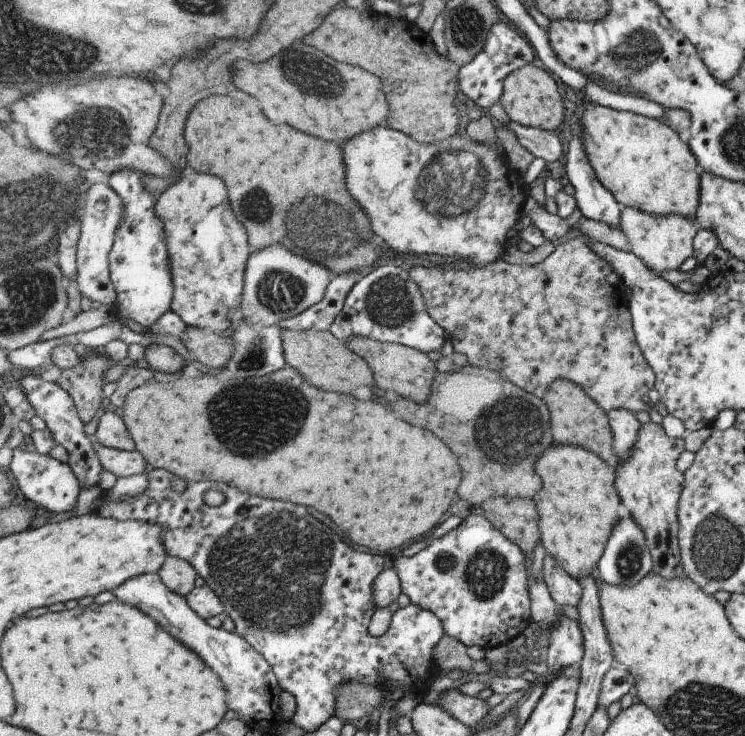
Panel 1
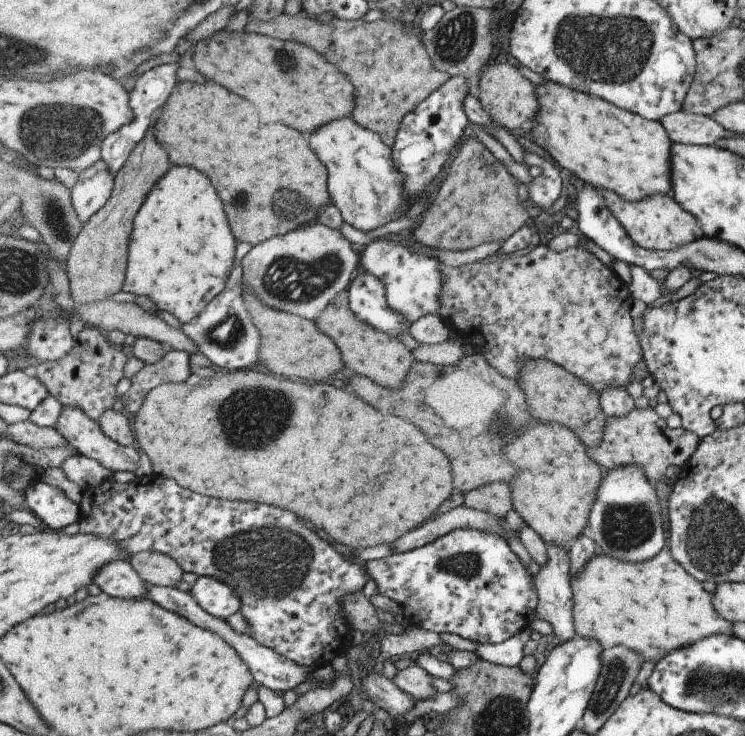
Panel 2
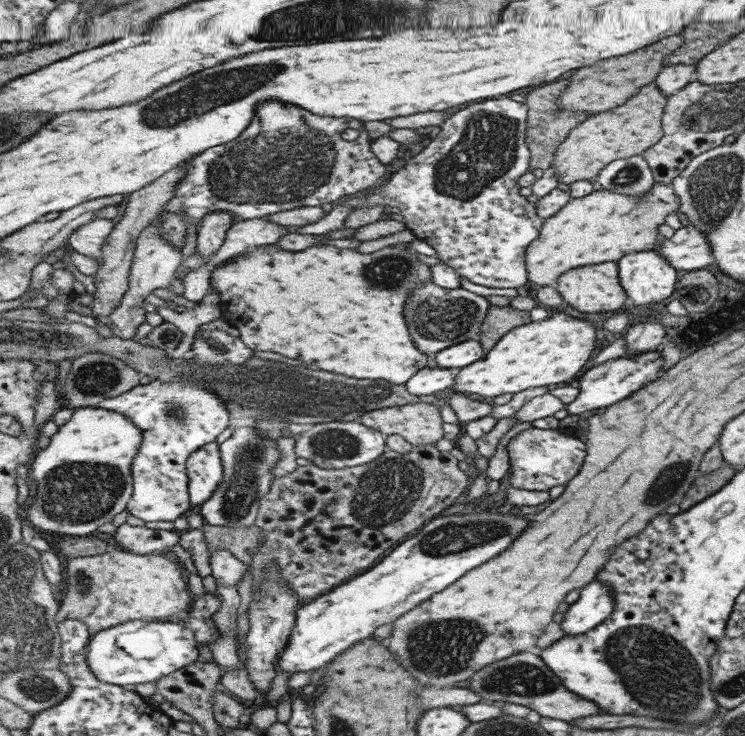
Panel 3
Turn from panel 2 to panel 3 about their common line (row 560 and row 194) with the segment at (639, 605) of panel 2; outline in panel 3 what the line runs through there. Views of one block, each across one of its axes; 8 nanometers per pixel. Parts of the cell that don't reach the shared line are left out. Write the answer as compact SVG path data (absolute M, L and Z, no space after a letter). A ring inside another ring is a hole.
M653 182L651 190L641 196L633 198L627 194L617 194L611 190L597 190L585 198L572 198L571 202L552 218L545 220L541 236L528 249L525 261L528 264L528 280L535 282L542 287L559 282L561 274L571 271L574 268L588 267L594 264L619 262L633 252L652 251L659 243L659 227L664 224L668 214L676 212L680 207L679 198L673 193L672 184L659 184Z

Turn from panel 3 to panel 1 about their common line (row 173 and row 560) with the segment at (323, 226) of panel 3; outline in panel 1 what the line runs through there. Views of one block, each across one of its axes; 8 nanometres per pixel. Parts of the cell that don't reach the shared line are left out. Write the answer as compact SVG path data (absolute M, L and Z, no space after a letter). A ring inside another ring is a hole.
M471 514L453 532L433 540L416 555L395 558L392 567L399 572L403 594L409 598L410 604L437 614L437 618L444 622L444 635L464 642L469 648L473 644L481 645L485 650L503 645L523 634L533 621L525 549L512 539L505 538L485 516Z

